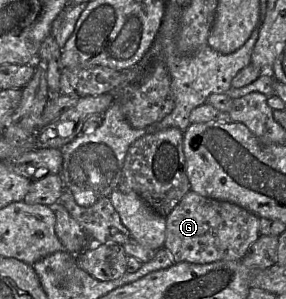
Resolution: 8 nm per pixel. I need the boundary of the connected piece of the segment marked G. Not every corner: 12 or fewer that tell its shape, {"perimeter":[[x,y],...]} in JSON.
{"perimeter":[[190,190],[166,217],[176,263],[241,261],[260,217]]}

